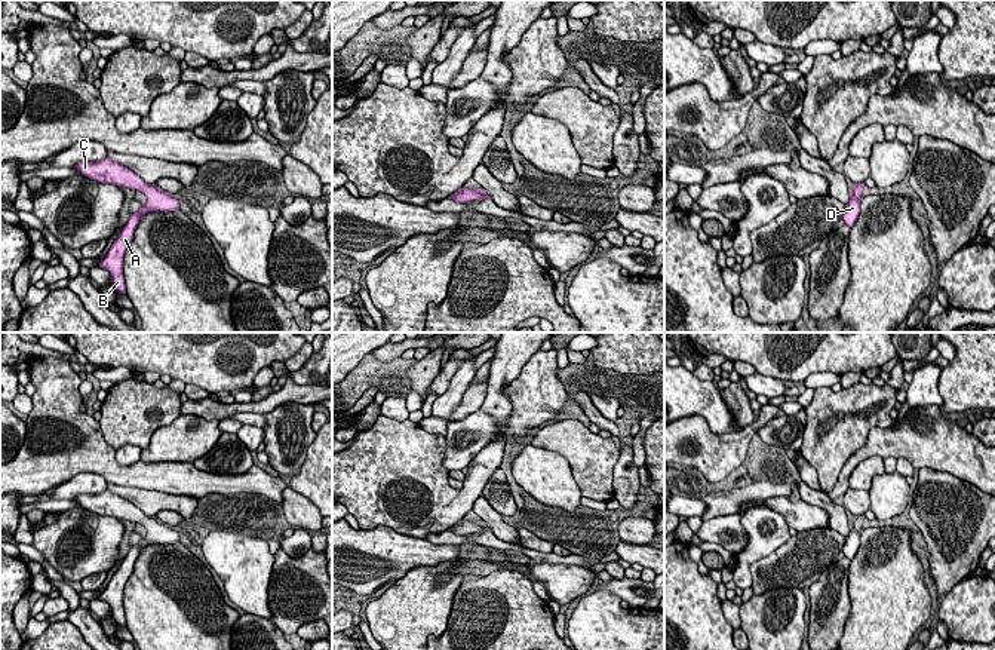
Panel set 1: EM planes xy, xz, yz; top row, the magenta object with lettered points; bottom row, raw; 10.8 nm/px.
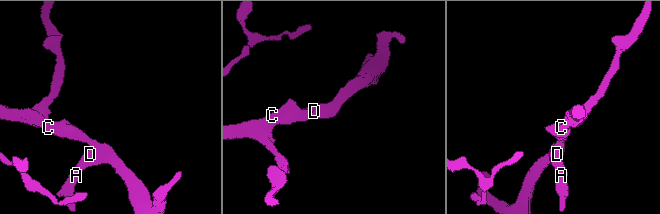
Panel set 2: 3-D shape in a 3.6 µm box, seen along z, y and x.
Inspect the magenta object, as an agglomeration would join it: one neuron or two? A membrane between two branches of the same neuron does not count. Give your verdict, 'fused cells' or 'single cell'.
single cell

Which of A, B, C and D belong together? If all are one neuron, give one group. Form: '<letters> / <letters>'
A B C D

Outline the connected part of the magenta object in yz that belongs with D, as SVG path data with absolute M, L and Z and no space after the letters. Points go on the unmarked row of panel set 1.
M863 515L854 516L853 524L850 527L850 533L845 537L842 552L844 552L844 557L847 557L850 561L856 557L859 551L859 546L860 546L859 530L863 528L863 521L865 521Z

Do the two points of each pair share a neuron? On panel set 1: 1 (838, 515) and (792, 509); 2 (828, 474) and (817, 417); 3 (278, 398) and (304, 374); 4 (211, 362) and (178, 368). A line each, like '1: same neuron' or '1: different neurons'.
1: different neurons
2: same neuron
3: different neurons
4: same neuron

